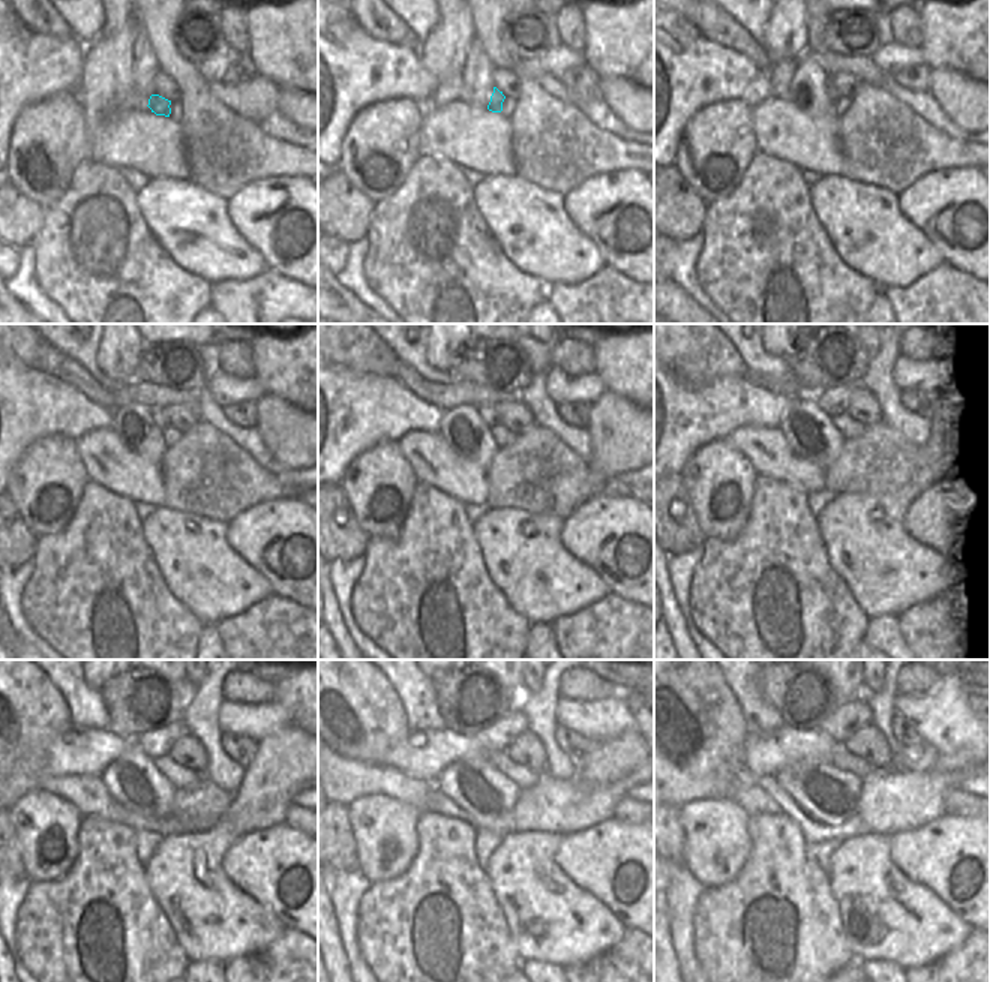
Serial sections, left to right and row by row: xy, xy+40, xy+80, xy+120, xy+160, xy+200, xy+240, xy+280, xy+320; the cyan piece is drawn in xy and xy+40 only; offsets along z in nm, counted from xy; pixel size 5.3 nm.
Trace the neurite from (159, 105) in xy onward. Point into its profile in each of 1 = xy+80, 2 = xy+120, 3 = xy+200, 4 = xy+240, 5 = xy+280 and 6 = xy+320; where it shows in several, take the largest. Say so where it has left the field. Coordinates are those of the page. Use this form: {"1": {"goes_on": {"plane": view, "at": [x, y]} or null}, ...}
{"1": {"goes_on": {"plane": "xy+80", "at": [830, 87]}}, "2": {"goes_on": {"plane": "xy+120", "at": [159, 420]}}, "3": {"goes_on": {"plane": "xy+200", "at": [833, 402]}}, "4": {"goes_on": {"plane": "xy+240", "at": [158, 742]}}, "5": {"goes_on": {"plane": "xy+280", "at": [495, 738]}}, "6": {"goes_on": {"plane": "xy+320", "at": [849, 717]}}}

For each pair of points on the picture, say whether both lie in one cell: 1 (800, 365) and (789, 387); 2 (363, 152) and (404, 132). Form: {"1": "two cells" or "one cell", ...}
{"1": "two cells", "2": "one cell"}

